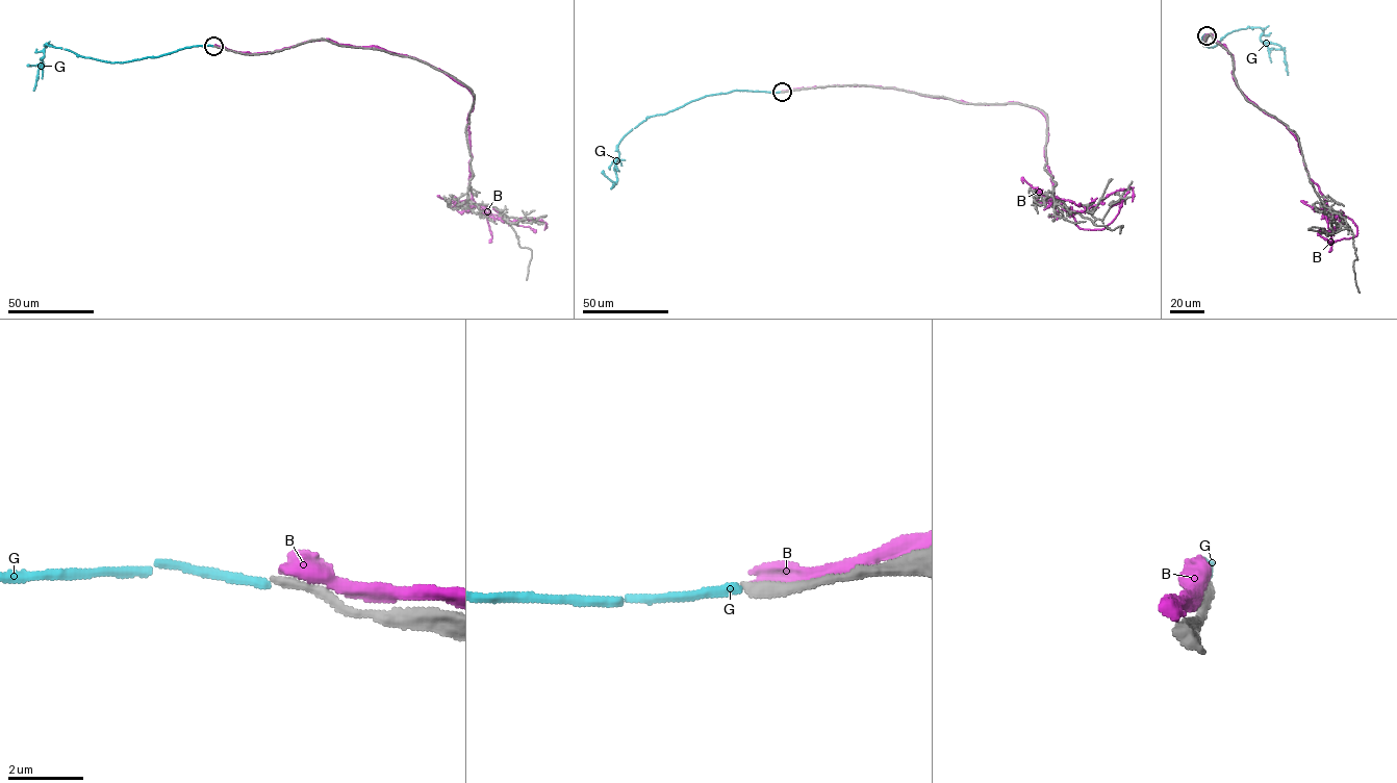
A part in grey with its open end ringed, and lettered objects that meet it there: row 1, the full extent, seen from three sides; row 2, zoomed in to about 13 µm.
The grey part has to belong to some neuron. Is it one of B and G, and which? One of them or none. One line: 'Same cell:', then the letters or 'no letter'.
Same cell: no letter

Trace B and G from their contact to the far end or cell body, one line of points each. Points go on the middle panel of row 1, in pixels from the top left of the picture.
B: (783, 92), (882, 86), (1037, 108), (1045, 117), (1045, 158), (1058, 201), (1073, 215), (1127, 191), (1109, 208)
G: (781, 92), (733, 91), (706, 95), (665, 114), (649, 117), (619, 142), (614, 171), (617, 181), (611, 188)

